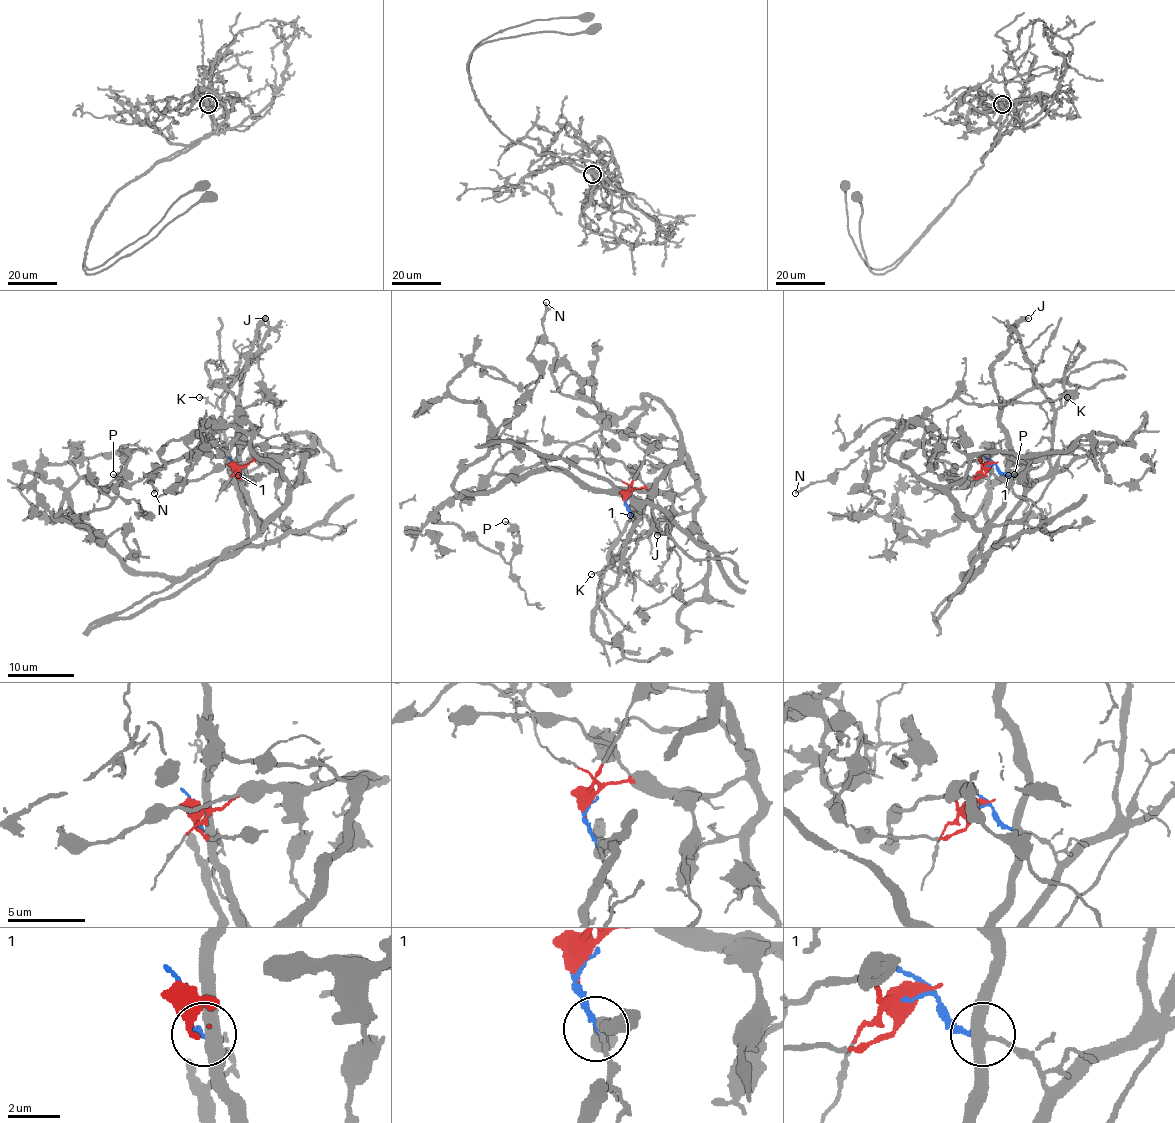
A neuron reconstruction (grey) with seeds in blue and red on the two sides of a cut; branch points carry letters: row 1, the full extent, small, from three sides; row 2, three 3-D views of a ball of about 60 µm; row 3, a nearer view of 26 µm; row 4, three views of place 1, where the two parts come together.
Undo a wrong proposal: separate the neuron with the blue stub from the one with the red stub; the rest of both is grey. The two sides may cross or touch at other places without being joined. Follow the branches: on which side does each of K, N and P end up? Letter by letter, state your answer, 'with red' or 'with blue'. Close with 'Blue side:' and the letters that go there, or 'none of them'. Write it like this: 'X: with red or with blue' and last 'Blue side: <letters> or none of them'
K: with blue
N: with red
P: with blue
Blue side: K, P

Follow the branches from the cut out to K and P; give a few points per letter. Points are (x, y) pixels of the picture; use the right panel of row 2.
K: (990, 465), (1015, 476), (1025, 488), (1041, 480), (1049, 470), (1054, 413), (1067, 398)
P: (990, 465), (1015, 476), (1024, 500), (965, 577), (990, 490), (1014, 463), (1056, 453), (1014, 475)

